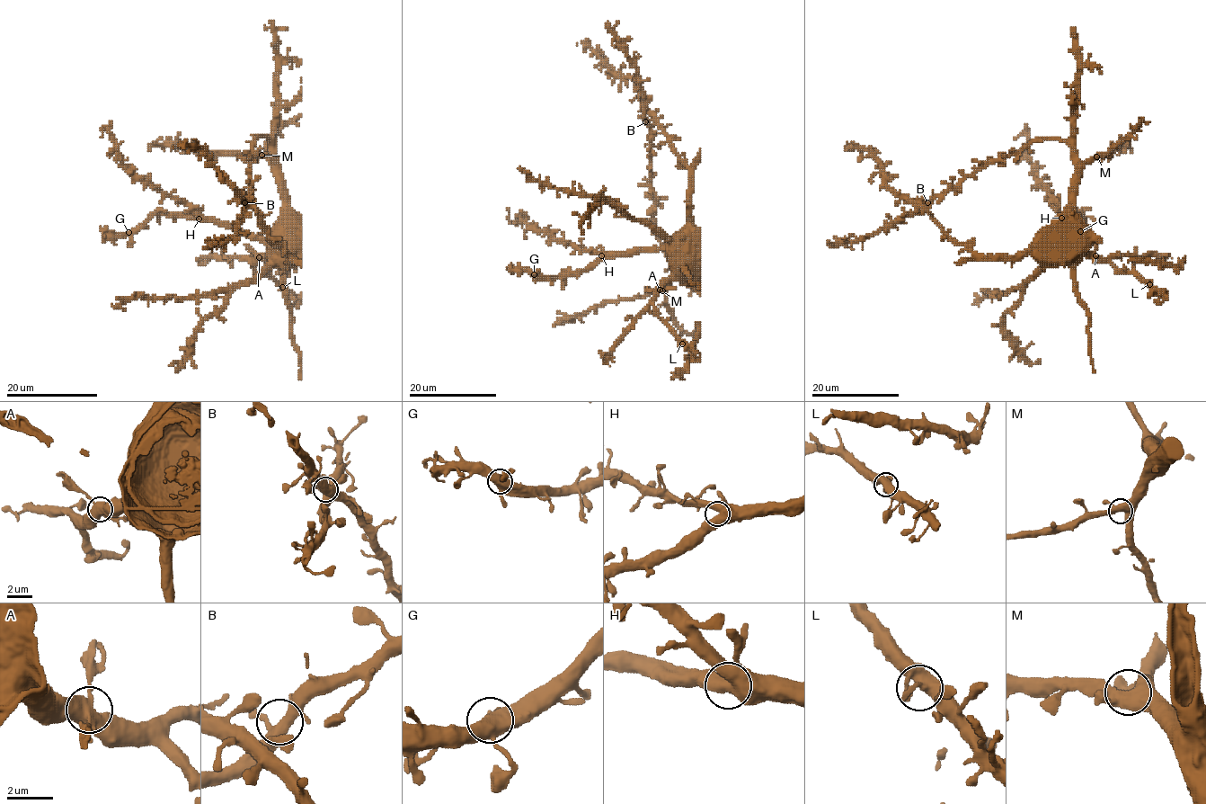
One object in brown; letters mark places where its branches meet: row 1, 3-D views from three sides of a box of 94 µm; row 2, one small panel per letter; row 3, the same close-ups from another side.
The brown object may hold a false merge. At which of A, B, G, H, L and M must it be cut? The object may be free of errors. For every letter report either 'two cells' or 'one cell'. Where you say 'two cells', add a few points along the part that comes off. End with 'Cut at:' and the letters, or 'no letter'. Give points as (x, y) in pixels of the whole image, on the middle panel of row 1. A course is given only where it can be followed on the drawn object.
A: two cells; course (660, 290), (644, 291)
B: one cell
G: one cell
H: one cell
L: one cell
M: one cell
Cut at: A

